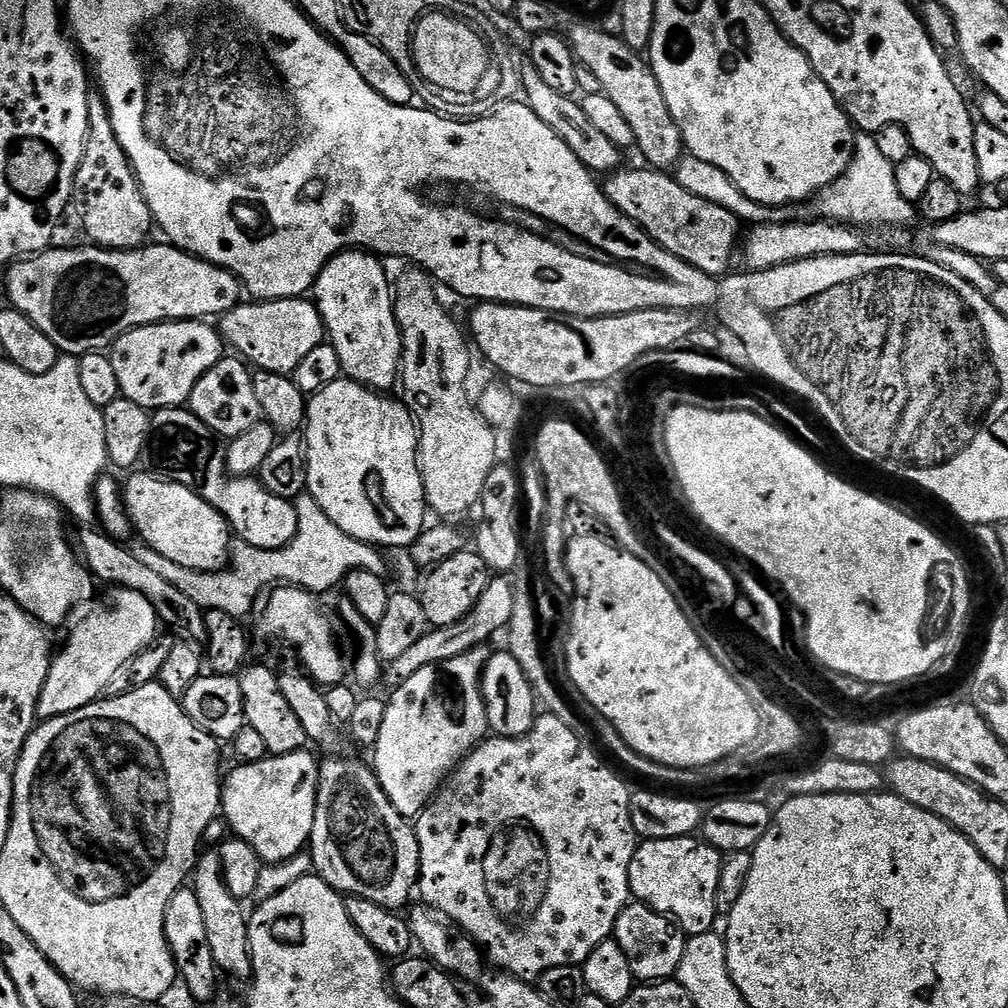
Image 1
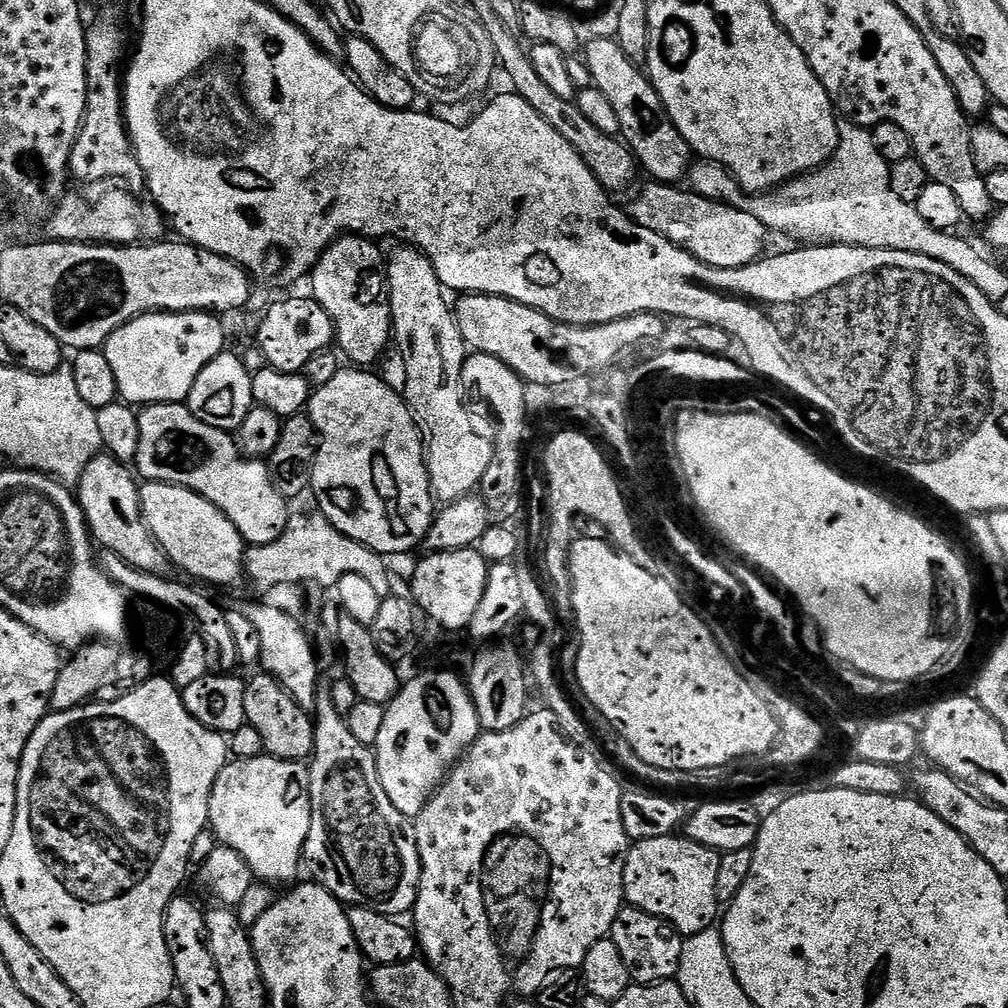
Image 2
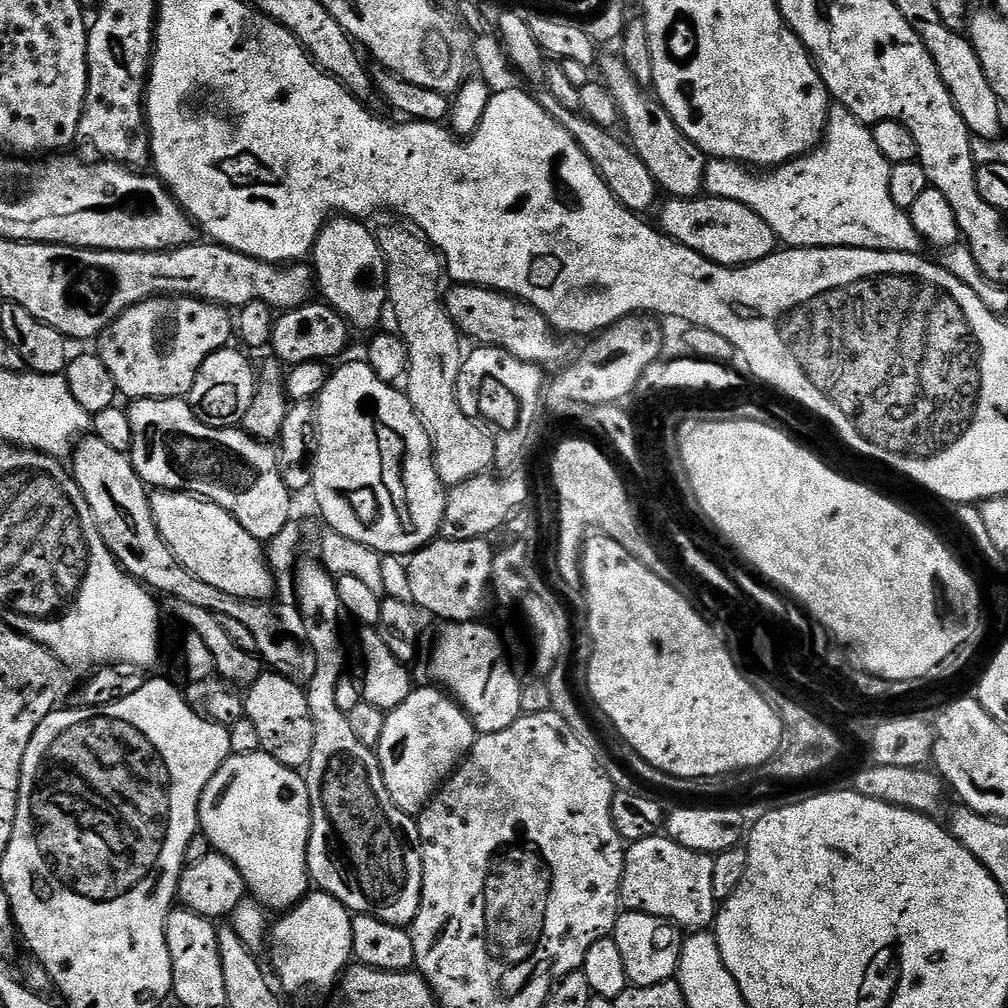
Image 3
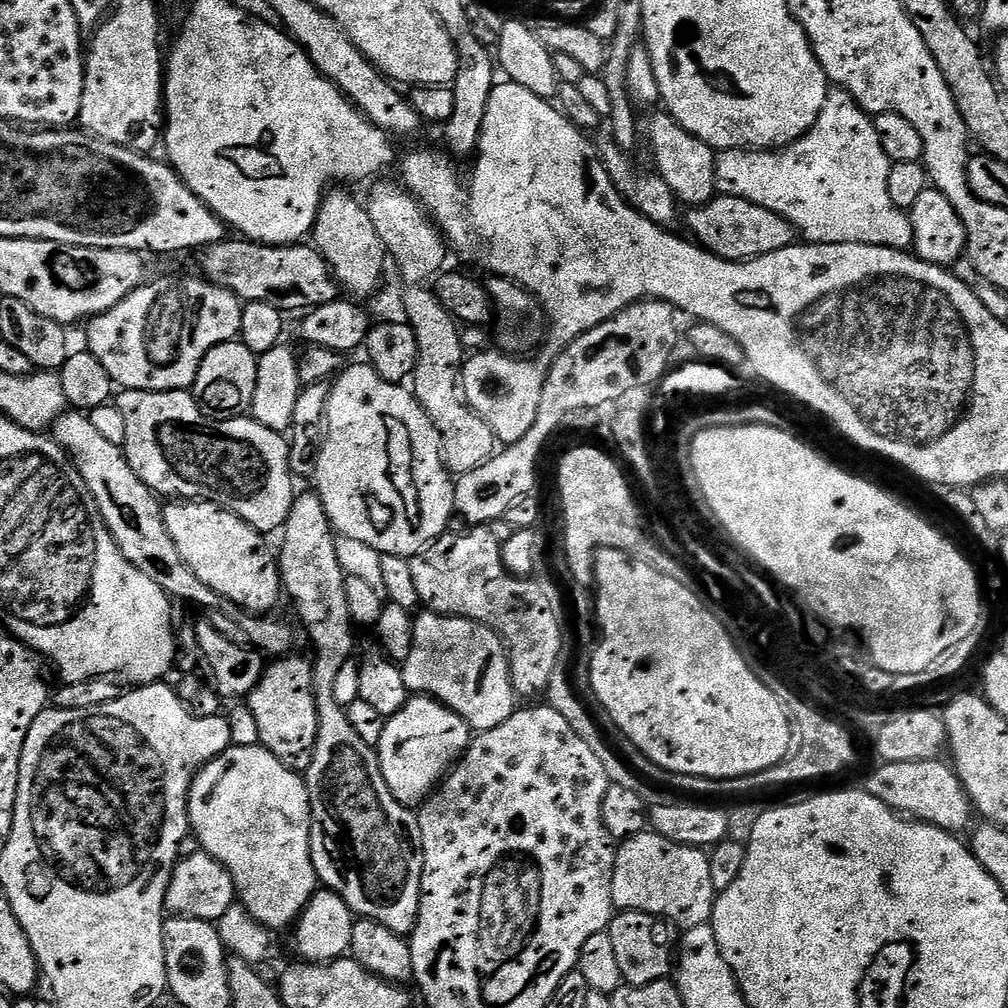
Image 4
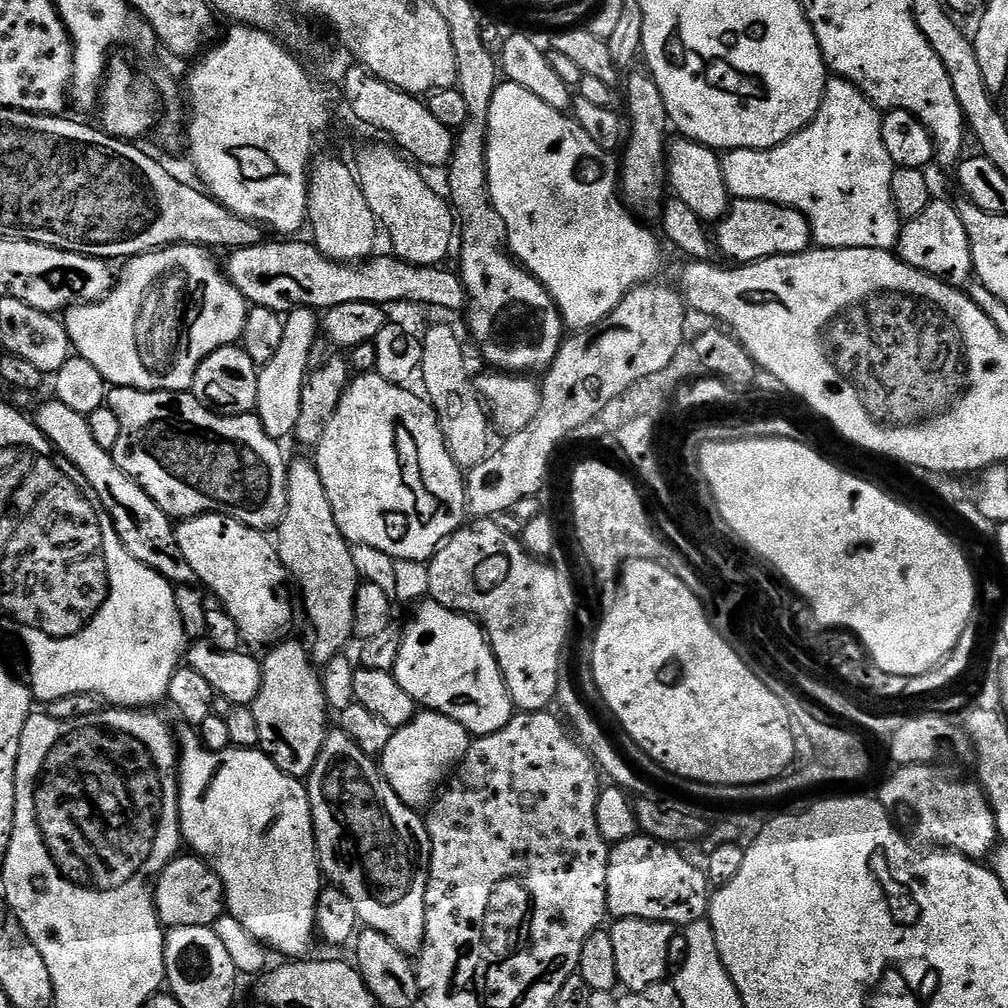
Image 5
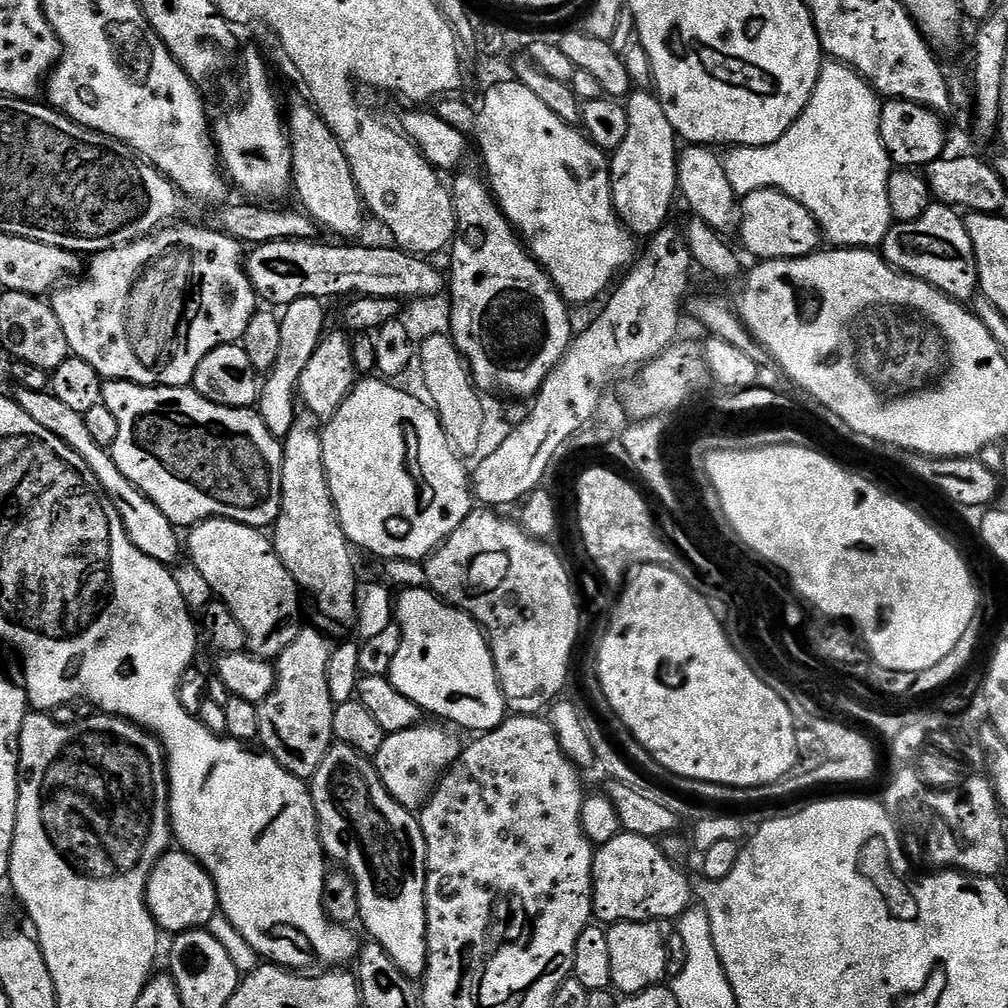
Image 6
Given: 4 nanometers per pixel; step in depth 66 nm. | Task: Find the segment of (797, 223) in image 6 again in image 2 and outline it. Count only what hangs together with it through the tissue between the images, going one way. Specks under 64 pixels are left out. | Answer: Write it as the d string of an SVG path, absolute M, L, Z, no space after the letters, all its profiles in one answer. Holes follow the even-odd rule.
M652 182L649 185L649 188L644 188L637 194L636 201L630 207L632 219L637 224L646 226L646 230L654 230L662 238L686 250L711 268L744 268L747 264L755 264L765 255L764 239L769 239L770 233L762 222L758 222L758 218L754 218L754 214L746 214L746 210L738 210L732 204L711 200L691 190L683 192L683 187L674 184Z

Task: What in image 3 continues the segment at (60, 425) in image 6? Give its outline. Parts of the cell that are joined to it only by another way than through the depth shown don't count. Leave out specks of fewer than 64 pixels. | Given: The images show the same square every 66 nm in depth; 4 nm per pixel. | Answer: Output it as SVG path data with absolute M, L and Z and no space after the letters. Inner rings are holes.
M88 434L75 445L70 457L70 471L86 502L90 502L90 510L98 521L102 538L124 571L135 576L153 593L162 592L166 598L190 602L190 606L202 606L202 610L210 610L219 617L225 616L234 618L234 622L242 622L242 626L254 634L256 652L269 669L290 676L297 682L306 682L312 677L316 661L314 650L308 641L302 614L295 603L239 600L230 594L222 594L222 590L214 590L214 586L202 582L182 567L160 536L152 517L149 489L125 453L113 450L95 434Z

